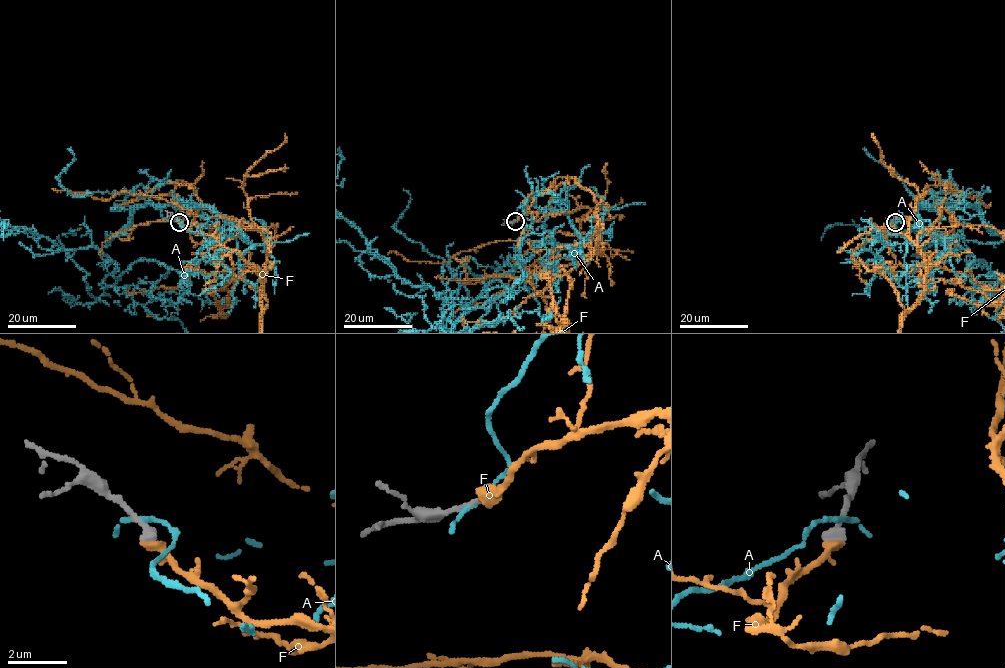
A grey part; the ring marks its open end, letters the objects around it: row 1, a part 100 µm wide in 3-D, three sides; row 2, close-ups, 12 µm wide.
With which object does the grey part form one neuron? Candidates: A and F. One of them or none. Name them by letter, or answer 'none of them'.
F

